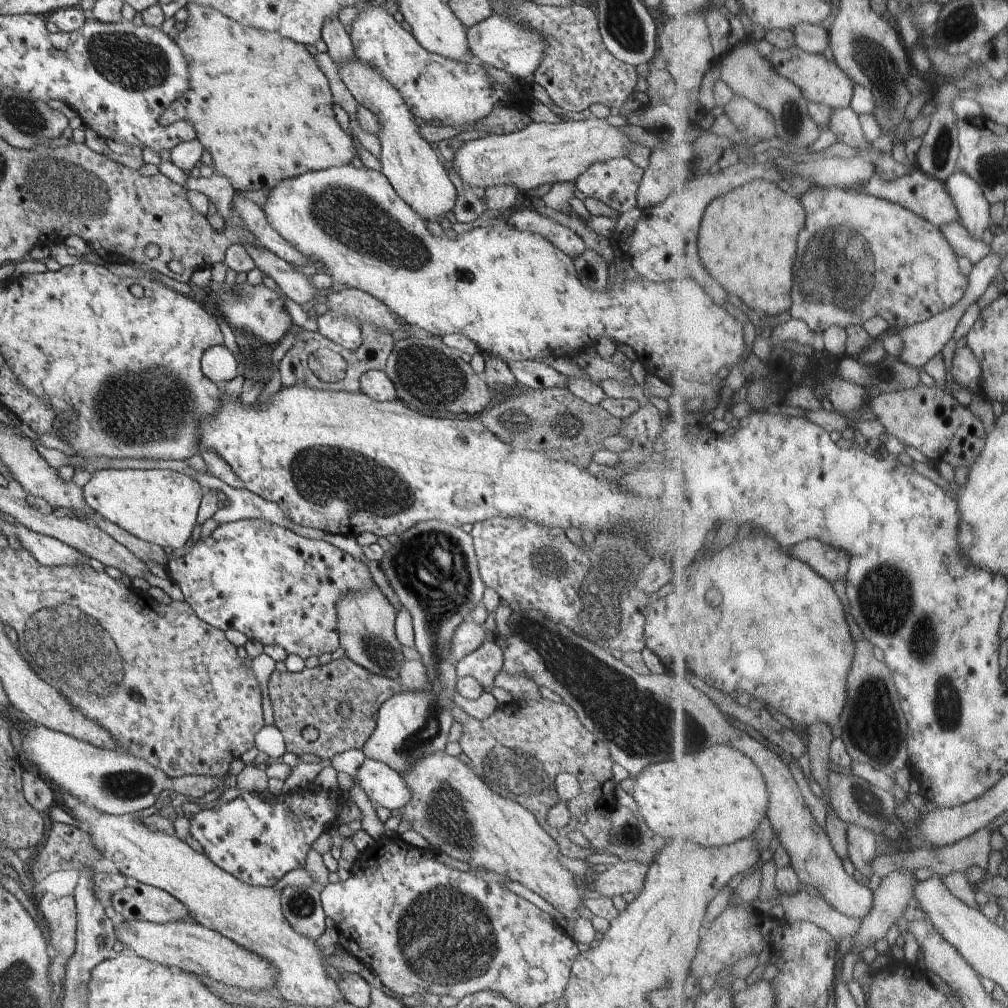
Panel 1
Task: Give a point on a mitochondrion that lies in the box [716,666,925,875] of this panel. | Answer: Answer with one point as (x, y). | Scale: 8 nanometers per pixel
(873, 728)

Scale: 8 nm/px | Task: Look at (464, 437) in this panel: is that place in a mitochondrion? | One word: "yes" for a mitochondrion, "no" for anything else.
no

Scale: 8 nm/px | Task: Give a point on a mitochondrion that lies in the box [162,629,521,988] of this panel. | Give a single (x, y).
(448, 936)

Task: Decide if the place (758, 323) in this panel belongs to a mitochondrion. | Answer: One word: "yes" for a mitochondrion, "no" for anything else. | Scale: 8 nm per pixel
no

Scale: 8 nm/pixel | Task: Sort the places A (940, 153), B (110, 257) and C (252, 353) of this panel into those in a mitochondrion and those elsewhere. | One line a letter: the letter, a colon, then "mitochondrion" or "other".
A: mitochondrion
B: other
C: mitochondrion

